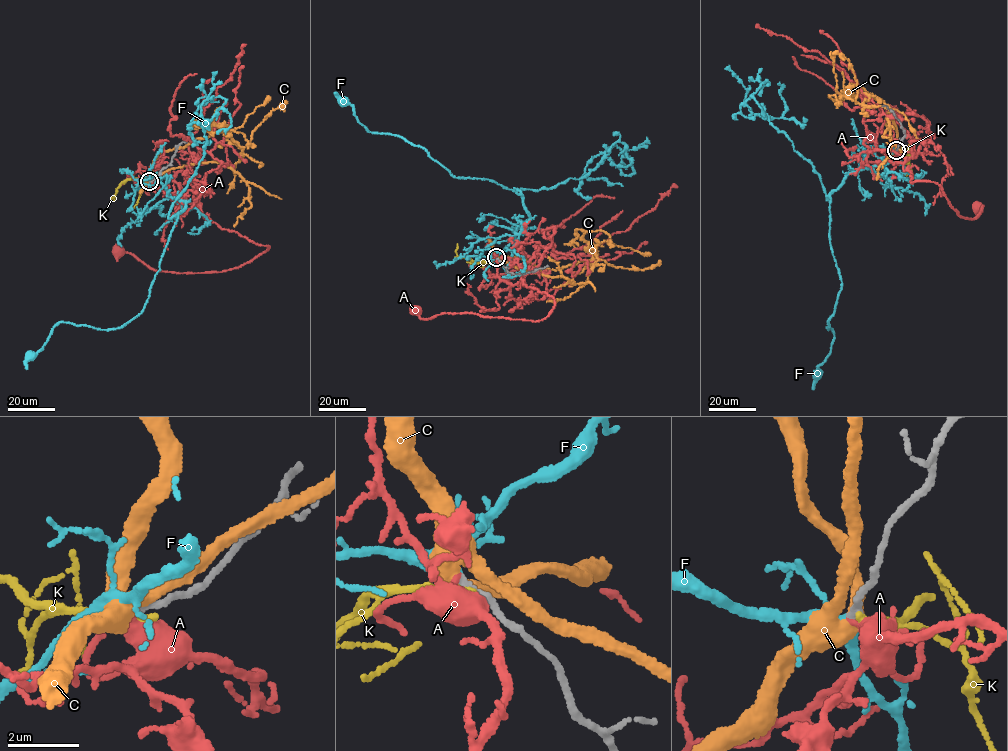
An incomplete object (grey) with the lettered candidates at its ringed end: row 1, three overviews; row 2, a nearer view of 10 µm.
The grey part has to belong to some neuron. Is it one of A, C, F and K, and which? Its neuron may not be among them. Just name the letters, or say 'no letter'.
F

